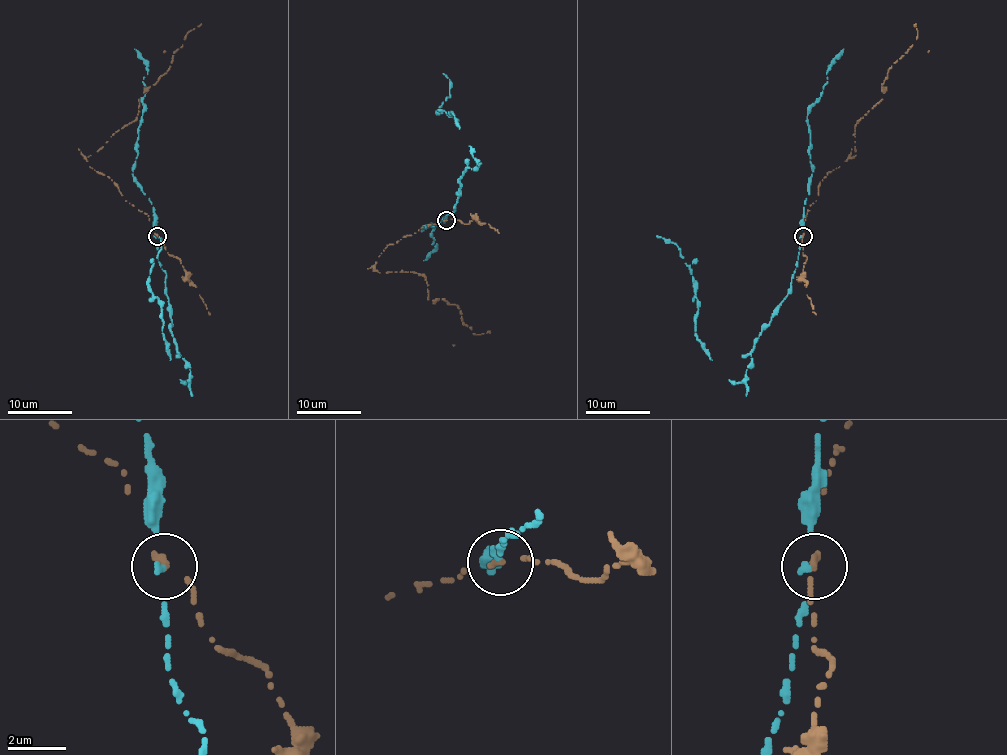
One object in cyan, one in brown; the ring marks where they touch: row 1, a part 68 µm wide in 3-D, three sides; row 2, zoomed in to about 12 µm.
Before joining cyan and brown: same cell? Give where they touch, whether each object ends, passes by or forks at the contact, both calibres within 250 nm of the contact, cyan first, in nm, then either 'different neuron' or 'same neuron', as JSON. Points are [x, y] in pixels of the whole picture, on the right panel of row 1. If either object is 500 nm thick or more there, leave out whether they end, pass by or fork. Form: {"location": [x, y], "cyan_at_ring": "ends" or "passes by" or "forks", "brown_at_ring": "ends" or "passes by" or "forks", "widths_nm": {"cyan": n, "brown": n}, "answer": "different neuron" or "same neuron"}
{"location": [803, 236], "cyan_at_ring": "passes by", "brown_at_ring": "ends", "widths_nm": {"cyan": 140, "brown": 240}, "answer": "different neuron"}

